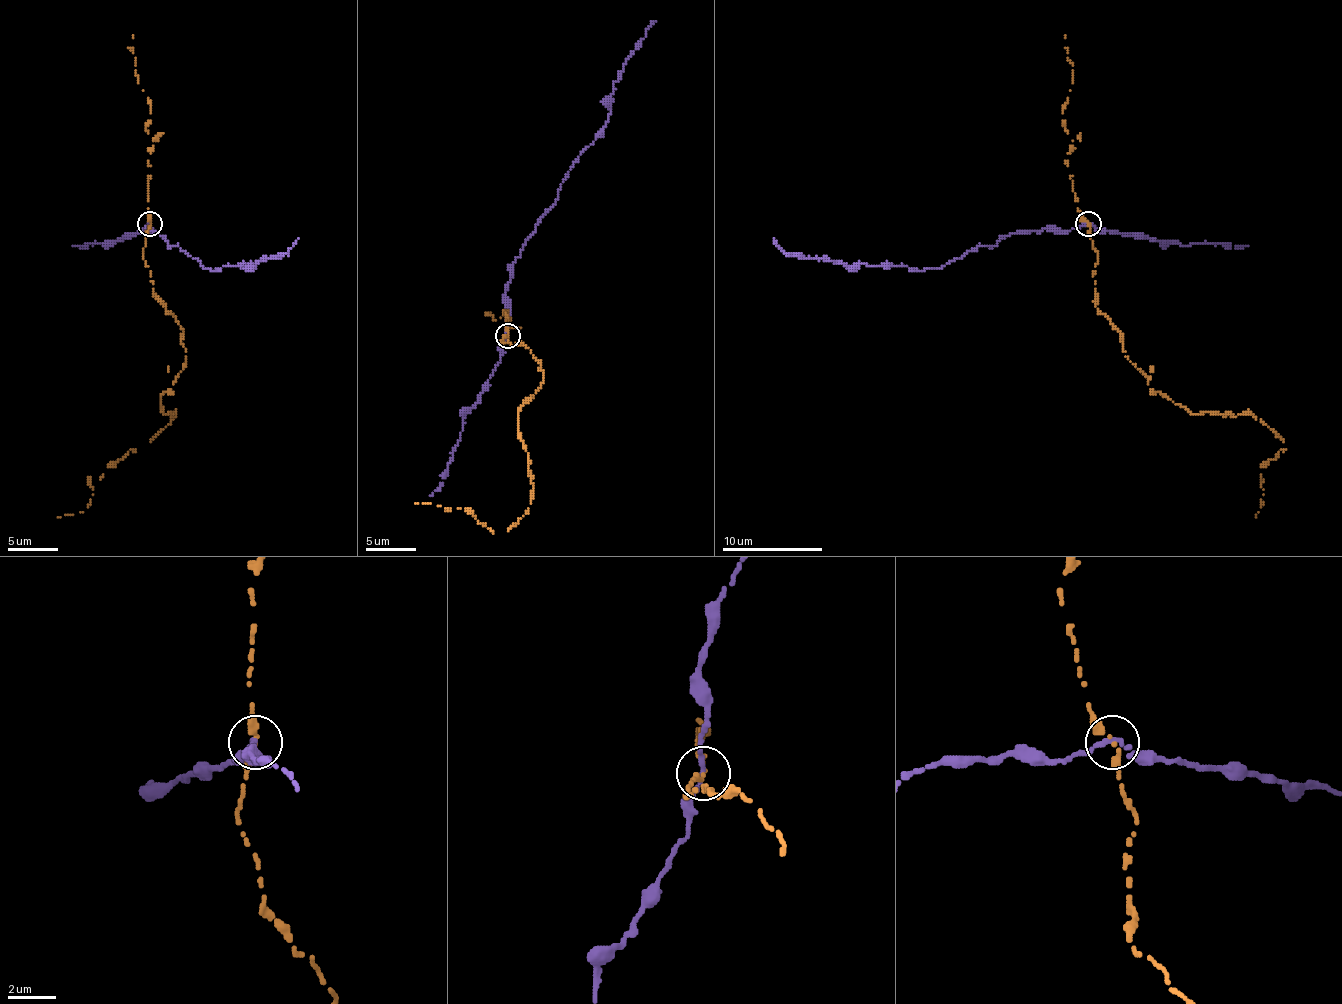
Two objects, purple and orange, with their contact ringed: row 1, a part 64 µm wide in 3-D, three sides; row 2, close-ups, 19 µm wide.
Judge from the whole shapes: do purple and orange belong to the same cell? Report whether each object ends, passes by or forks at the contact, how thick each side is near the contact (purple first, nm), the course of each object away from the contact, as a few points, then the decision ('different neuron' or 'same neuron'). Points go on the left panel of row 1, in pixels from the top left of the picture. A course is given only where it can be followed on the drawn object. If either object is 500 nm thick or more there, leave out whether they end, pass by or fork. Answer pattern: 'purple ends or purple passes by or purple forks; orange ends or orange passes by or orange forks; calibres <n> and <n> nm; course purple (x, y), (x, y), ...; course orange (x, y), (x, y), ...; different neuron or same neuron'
purple passes by; orange passes by; calibres 180 and 170 nm; course purple (150, 223), (150, 231), (168, 246), (180, 248), (213, 271), (276, 258), (288, 253), (298, 238); course orange (150, 223), (153, 296), (183, 334), (185, 366), (160, 396), (175, 414), (90, 477), (88, 507), (57, 517); different neuron

